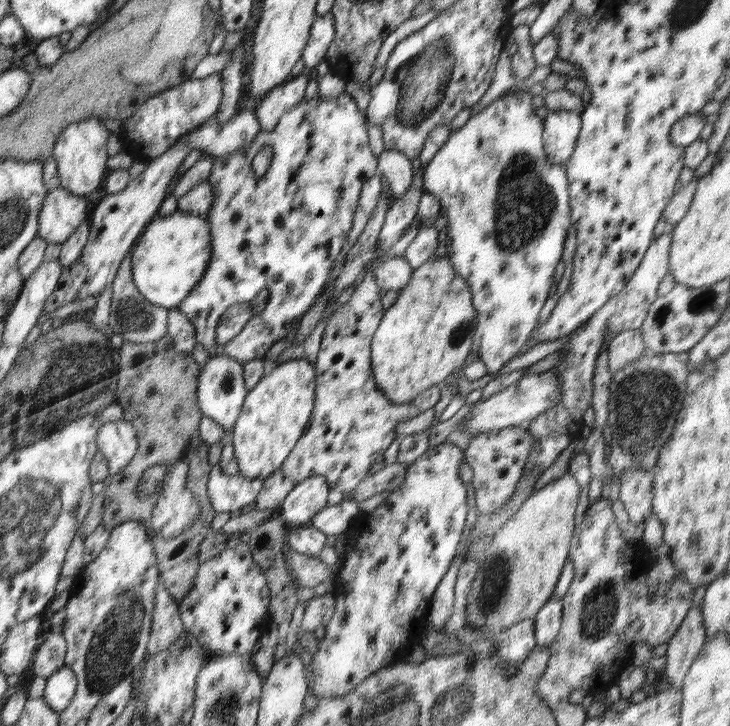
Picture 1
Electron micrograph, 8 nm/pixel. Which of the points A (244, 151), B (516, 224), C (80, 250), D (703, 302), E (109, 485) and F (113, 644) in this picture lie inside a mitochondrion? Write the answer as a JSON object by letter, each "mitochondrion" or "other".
{"A":"other","B":"mitochondrion","C":"other","D":"mitochondrion","E":"other","F":"mitochondrion"}

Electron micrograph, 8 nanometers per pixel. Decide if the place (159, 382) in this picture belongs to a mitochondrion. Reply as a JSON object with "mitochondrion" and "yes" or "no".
{"mitochondrion":"no"}

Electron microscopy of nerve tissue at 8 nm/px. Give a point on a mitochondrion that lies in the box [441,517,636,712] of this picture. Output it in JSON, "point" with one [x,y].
{"point":[490,592]}

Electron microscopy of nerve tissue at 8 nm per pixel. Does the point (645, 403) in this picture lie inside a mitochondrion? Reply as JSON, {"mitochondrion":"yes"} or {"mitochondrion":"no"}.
{"mitochondrion":"yes"}

